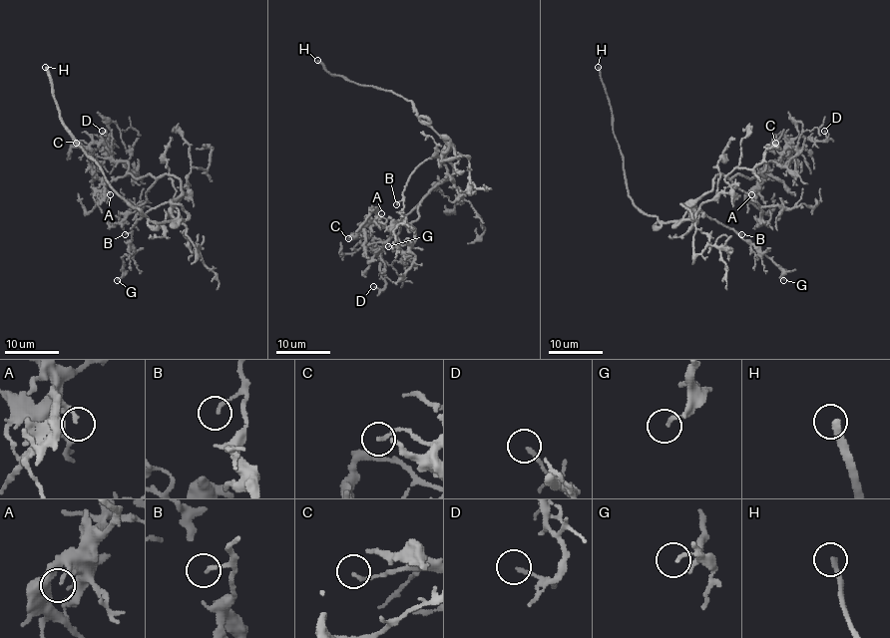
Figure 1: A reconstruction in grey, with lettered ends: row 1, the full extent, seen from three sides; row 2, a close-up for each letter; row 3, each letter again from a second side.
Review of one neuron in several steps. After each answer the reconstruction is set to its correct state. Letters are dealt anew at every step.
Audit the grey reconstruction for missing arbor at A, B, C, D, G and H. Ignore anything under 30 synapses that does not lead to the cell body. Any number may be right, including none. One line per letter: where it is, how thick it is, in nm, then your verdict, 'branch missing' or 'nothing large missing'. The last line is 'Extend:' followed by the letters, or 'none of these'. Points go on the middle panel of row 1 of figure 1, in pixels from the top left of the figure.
A: at (381, 213); 150 nm thick; nothing large missing
B: at (396, 204); 150 nm thick; branch missing
C: at (348, 238); 140 nm thick; nothing large missing
D: at (373, 286); 180 nm thick; nothing large missing
G: at (388, 246); 140 nm thick; nothing large missing
H: at (317, 60); 260 nm thick; branch missing
Extend: B, H

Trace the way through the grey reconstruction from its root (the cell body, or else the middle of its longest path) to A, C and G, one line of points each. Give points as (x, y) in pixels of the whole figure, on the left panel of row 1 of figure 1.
A: (172, 220), (176, 189), (168, 174), (114, 177), (104, 186), (110, 194)
C: (172, 220), (176, 189), (168, 174), (134, 177), (127, 171), (129, 163), (117, 161), (100, 143), (76, 143)
G: (172, 220), (172, 207), (163, 202), (136, 221), (131, 254), (122, 258), (123, 270), (117, 280)

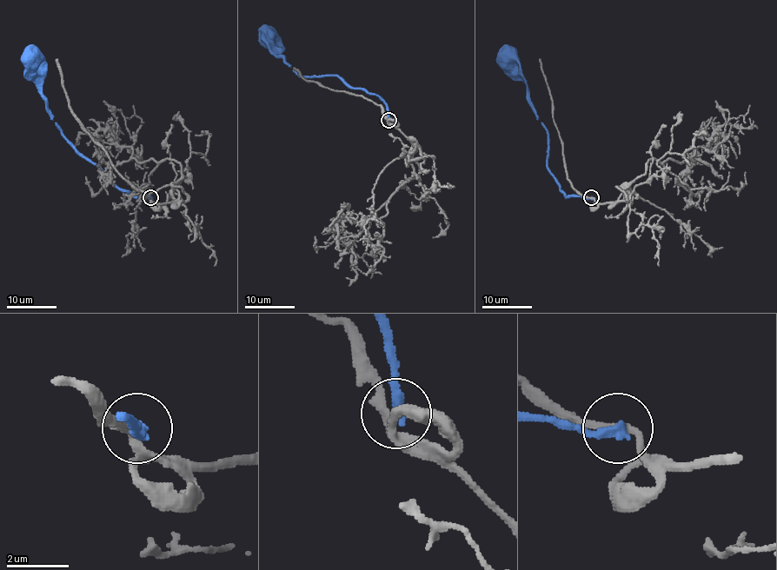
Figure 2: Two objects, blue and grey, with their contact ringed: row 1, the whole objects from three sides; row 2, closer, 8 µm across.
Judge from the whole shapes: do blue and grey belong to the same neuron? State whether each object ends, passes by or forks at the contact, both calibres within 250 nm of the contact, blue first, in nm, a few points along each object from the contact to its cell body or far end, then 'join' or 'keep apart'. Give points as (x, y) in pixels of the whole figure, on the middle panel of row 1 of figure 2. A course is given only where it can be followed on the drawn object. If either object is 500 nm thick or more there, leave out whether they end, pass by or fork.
blue ends; grey passes by; calibres 360 and 260 nm; course blue (388, 120), (387, 105), (378, 96), (361, 89), (352, 89), (336, 76), (298, 75), (279, 55), (272, 35); course grey (388, 120), (415, 146), (409, 158), (415, 177), (396, 189), (355, 237), (350, 246), (356, 276), (345, 277); keep apart

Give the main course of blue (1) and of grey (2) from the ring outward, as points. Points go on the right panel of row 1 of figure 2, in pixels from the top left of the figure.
1: (591, 198), (567, 196), (560, 190), (560, 184), (547, 168), (547, 128), (533, 108), (527, 81), (507, 56)
2: (591, 198), (600, 202), (618, 202), (645, 182), (654, 159), (684, 162), (725, 122), (747, 128), (749, 118)

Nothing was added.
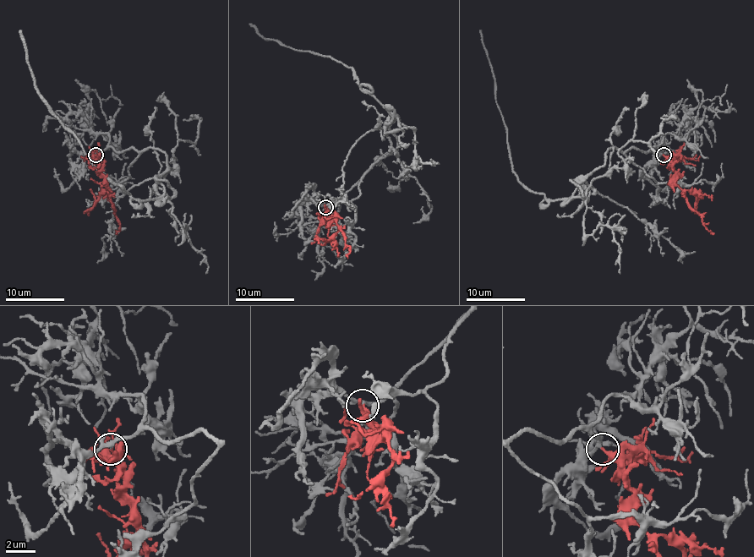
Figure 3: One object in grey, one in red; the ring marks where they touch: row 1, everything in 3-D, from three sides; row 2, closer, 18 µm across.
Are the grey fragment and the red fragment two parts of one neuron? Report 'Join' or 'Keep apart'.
Join

